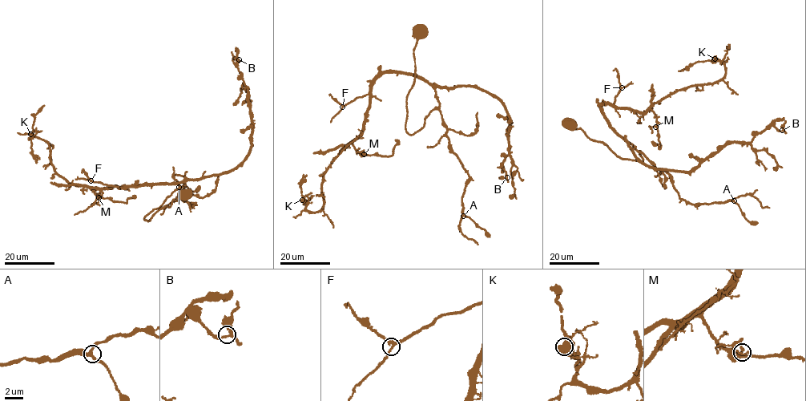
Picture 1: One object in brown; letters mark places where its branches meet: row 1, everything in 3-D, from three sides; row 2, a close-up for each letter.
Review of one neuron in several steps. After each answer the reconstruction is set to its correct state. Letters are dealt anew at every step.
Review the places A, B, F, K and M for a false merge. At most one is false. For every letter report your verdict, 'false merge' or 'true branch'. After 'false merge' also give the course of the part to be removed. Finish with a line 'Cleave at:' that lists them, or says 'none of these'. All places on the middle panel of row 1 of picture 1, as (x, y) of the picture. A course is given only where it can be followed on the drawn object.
A: true branch
B: true branch
F: true branch
K: true branch
M: true branch
Cleave at: none of these

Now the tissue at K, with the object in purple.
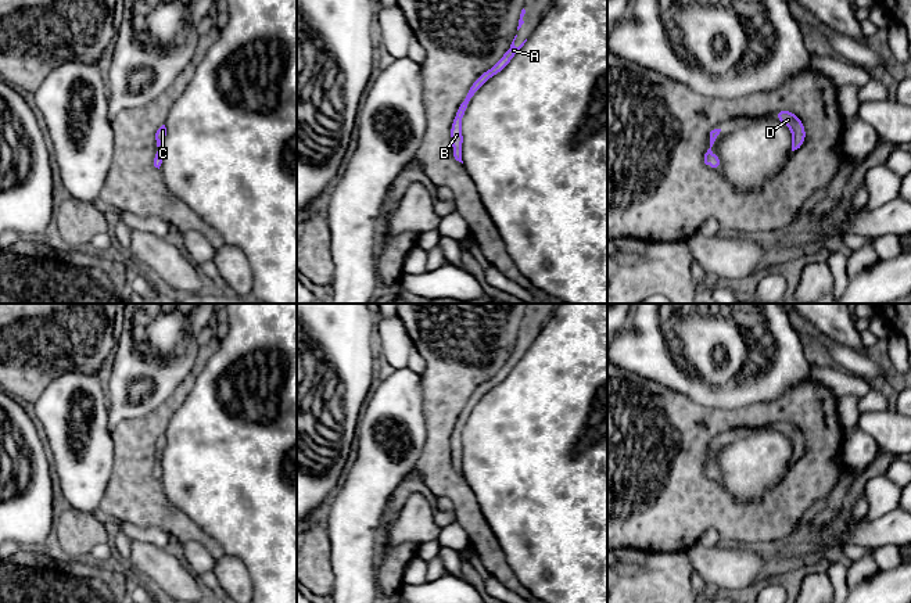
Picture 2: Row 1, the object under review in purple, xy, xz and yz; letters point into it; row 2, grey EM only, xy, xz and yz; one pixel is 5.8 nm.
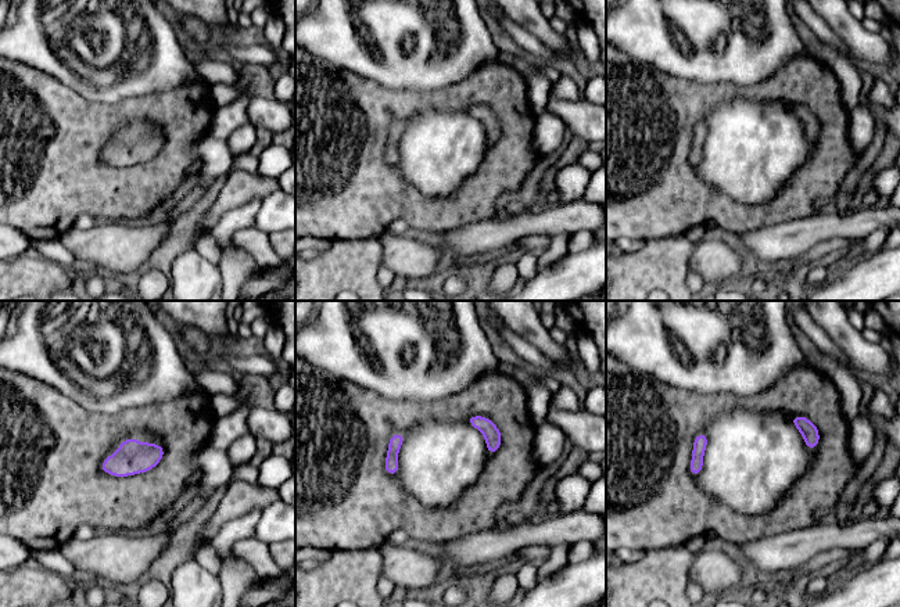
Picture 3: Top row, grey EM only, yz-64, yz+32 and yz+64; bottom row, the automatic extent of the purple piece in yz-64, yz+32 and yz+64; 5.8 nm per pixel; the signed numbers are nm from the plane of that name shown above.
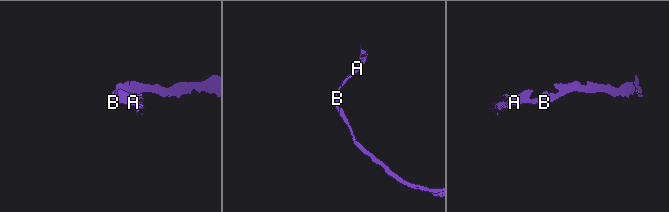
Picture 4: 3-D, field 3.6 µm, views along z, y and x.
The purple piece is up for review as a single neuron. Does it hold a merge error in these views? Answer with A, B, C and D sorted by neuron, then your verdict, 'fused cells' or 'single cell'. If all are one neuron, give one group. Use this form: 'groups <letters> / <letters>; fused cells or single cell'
groups A B C D; single cell

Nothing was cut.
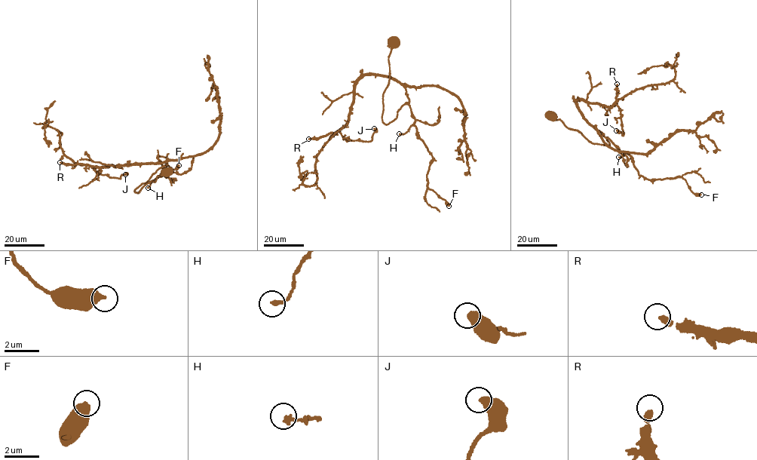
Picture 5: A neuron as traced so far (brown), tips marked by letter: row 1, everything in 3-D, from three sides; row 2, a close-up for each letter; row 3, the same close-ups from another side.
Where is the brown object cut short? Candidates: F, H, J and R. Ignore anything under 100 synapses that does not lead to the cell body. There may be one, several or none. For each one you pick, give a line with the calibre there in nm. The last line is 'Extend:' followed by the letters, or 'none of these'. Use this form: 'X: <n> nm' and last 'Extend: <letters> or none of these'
R: 320 nm
Extend: R

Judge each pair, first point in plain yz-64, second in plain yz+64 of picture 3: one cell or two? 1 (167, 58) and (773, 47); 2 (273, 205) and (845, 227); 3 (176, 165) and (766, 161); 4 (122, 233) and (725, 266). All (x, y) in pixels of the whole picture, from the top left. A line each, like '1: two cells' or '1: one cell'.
1: one cell
2: one cell
3: two cells
4: one cell

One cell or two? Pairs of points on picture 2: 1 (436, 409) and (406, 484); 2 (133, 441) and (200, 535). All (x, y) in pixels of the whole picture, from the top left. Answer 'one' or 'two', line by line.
1: two
2: one

